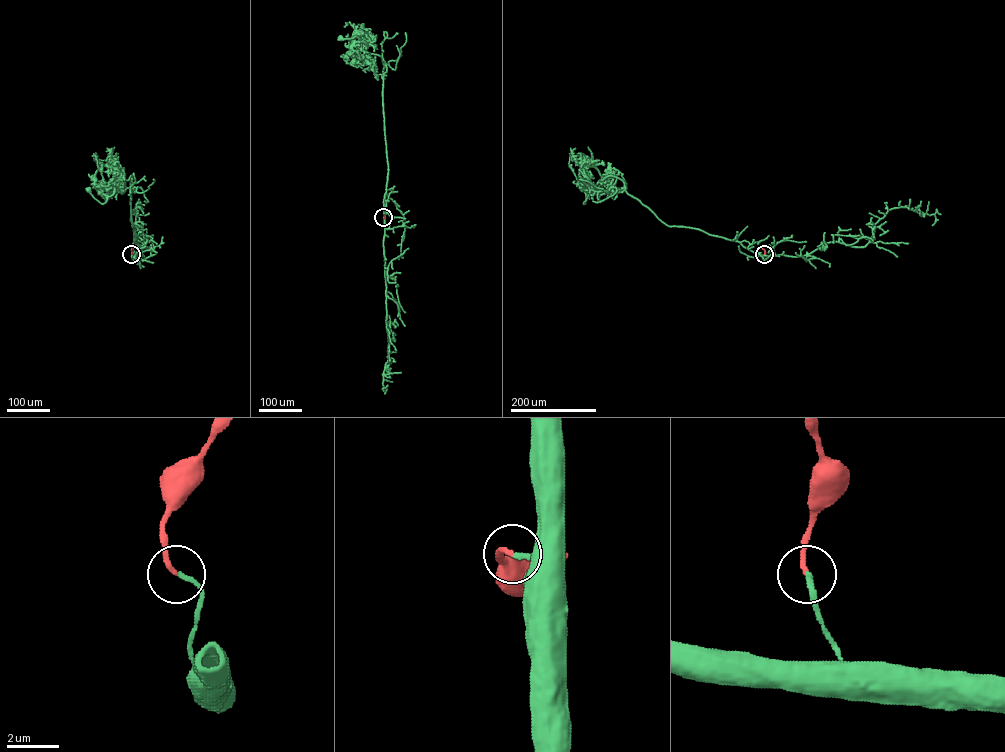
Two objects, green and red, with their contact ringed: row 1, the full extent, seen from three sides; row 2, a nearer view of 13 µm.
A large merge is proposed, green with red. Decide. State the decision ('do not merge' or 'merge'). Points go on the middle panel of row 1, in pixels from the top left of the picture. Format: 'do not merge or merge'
merge

